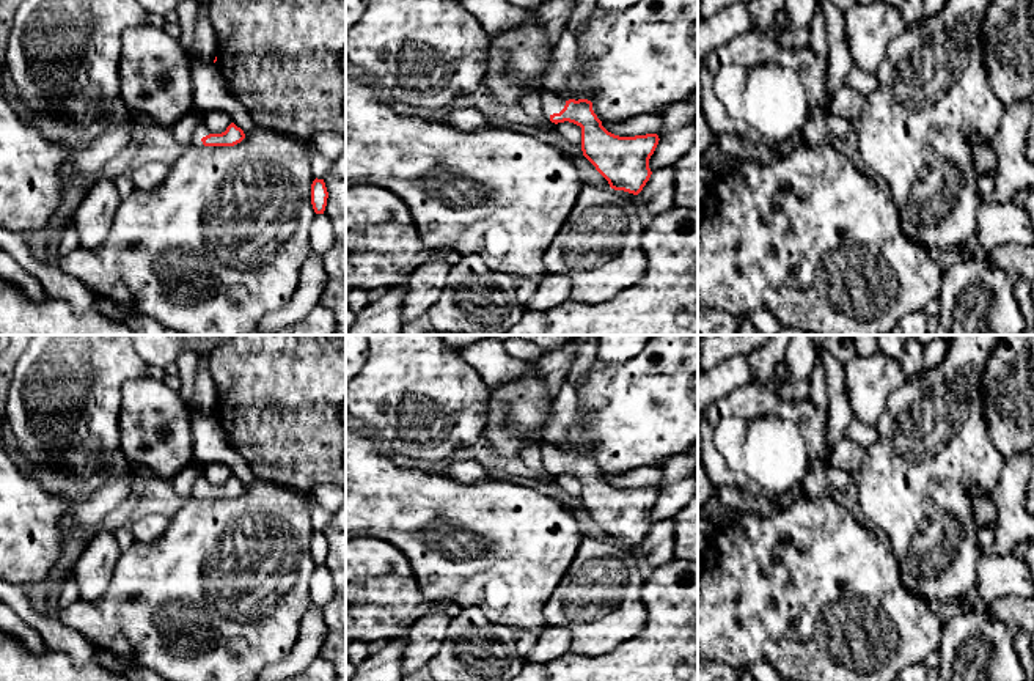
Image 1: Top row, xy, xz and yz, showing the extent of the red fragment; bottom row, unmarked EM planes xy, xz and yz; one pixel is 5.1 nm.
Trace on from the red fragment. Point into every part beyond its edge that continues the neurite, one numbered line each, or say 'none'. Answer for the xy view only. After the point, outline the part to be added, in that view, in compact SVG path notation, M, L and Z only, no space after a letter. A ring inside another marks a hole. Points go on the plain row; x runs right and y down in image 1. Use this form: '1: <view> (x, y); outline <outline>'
1: xy (200, 483); outline M198 461L195 462L195 466L200 469L200 473L196 475L195 481L193 481L193 488L192 488L192 494L190 497L193 499L204 499L201 491L212 486L204 475L204 464L200 464Z

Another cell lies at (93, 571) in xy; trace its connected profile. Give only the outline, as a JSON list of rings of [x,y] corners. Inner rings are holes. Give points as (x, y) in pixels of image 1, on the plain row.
[[[96,532],[74,565],[79,599],[96,599],[107,590],[121,552],[110,532]]]

